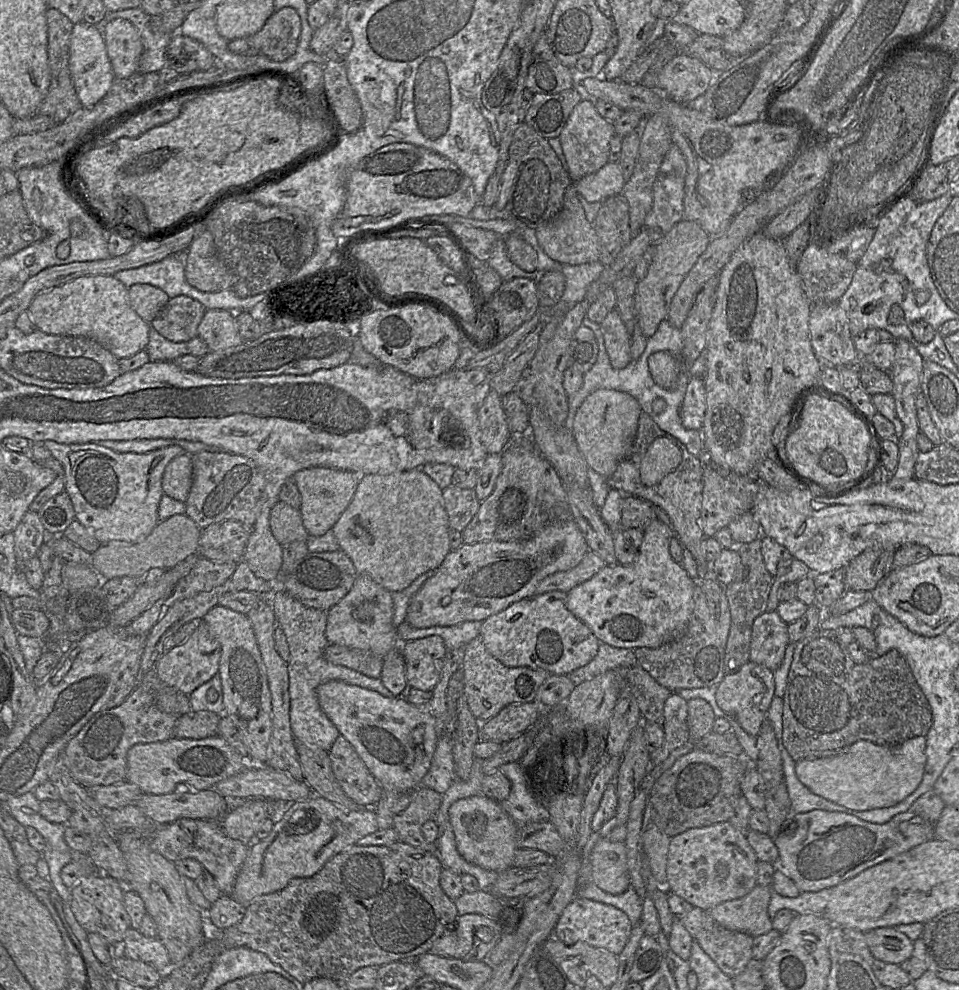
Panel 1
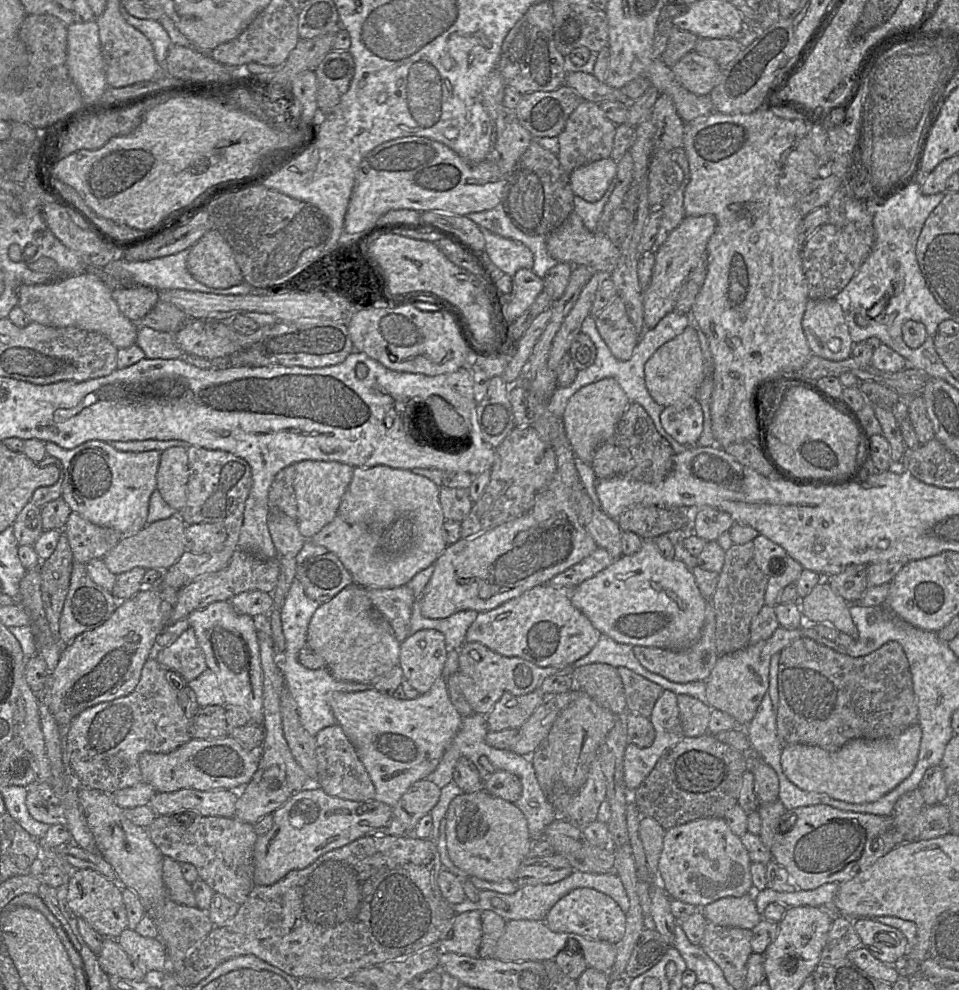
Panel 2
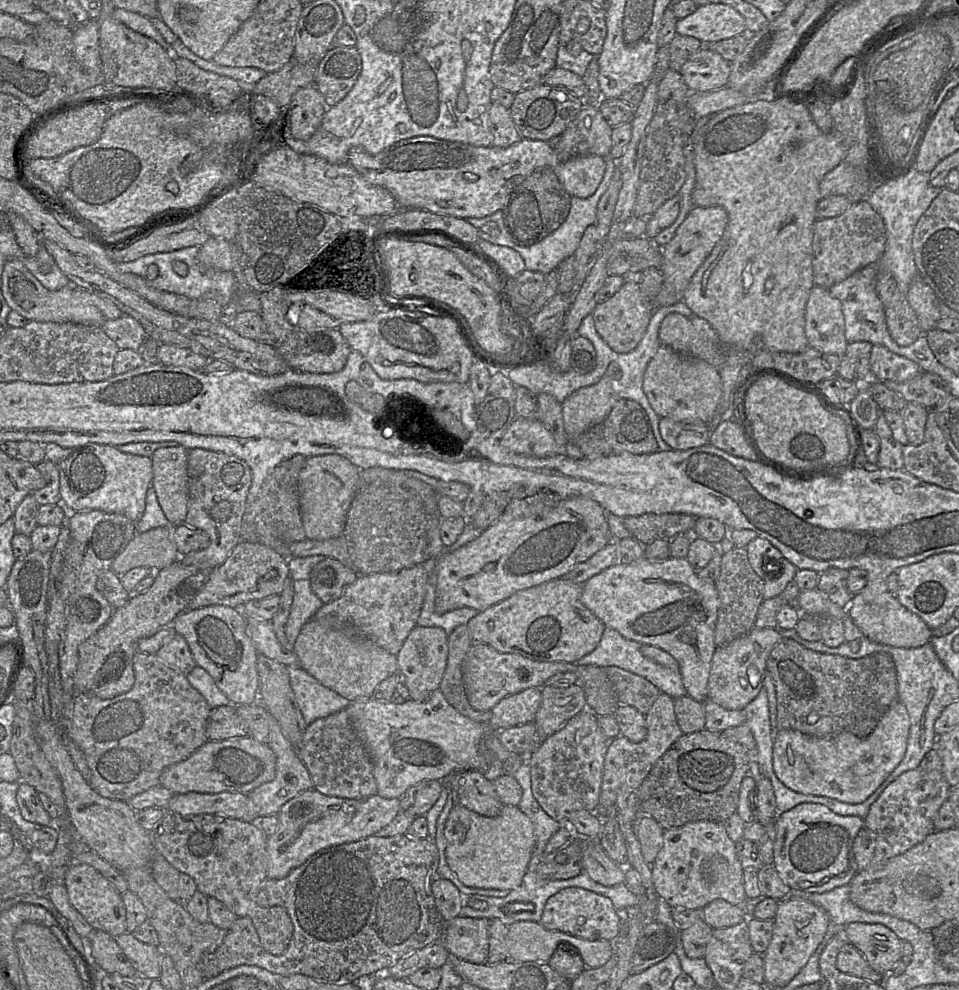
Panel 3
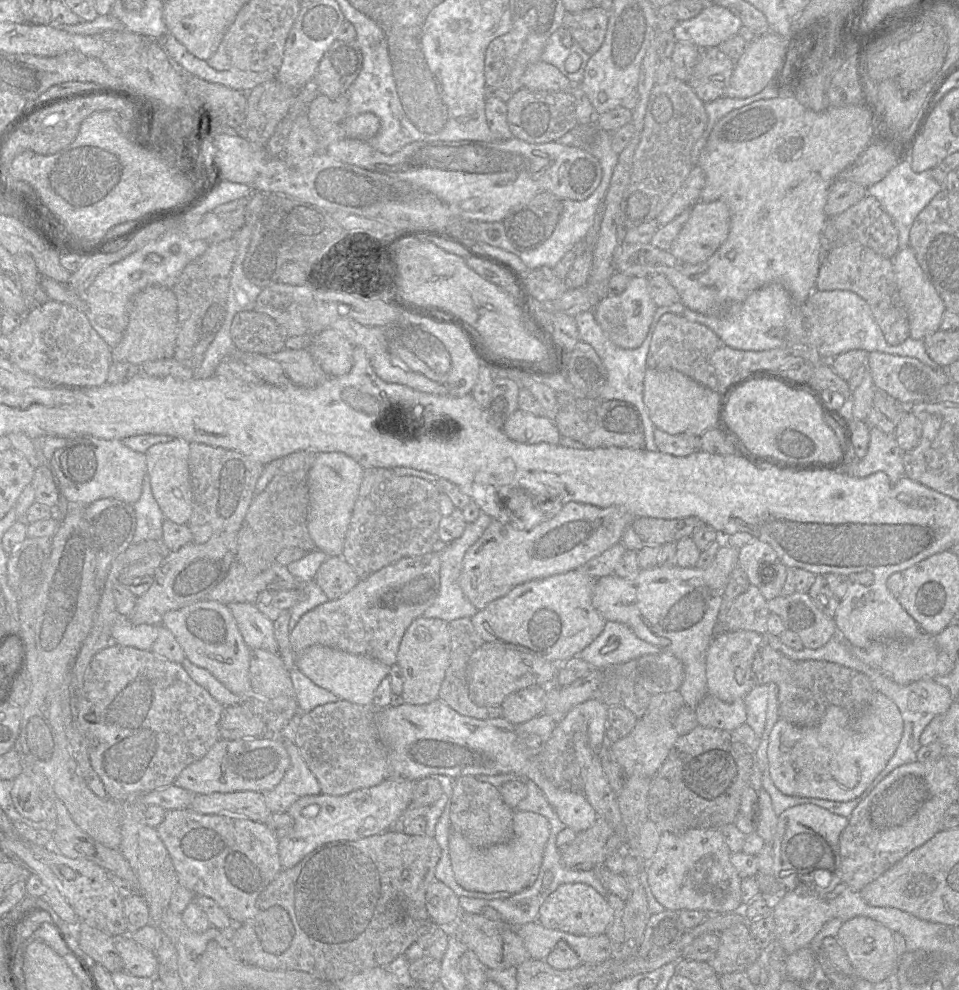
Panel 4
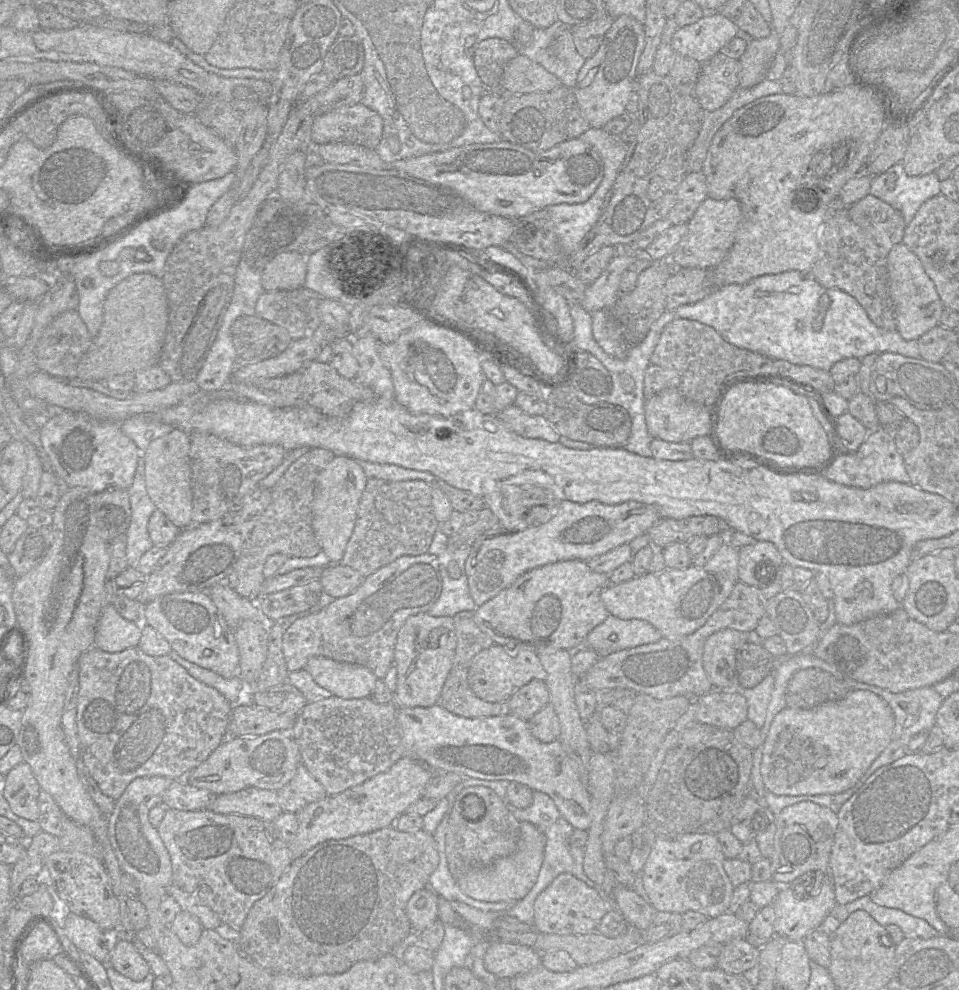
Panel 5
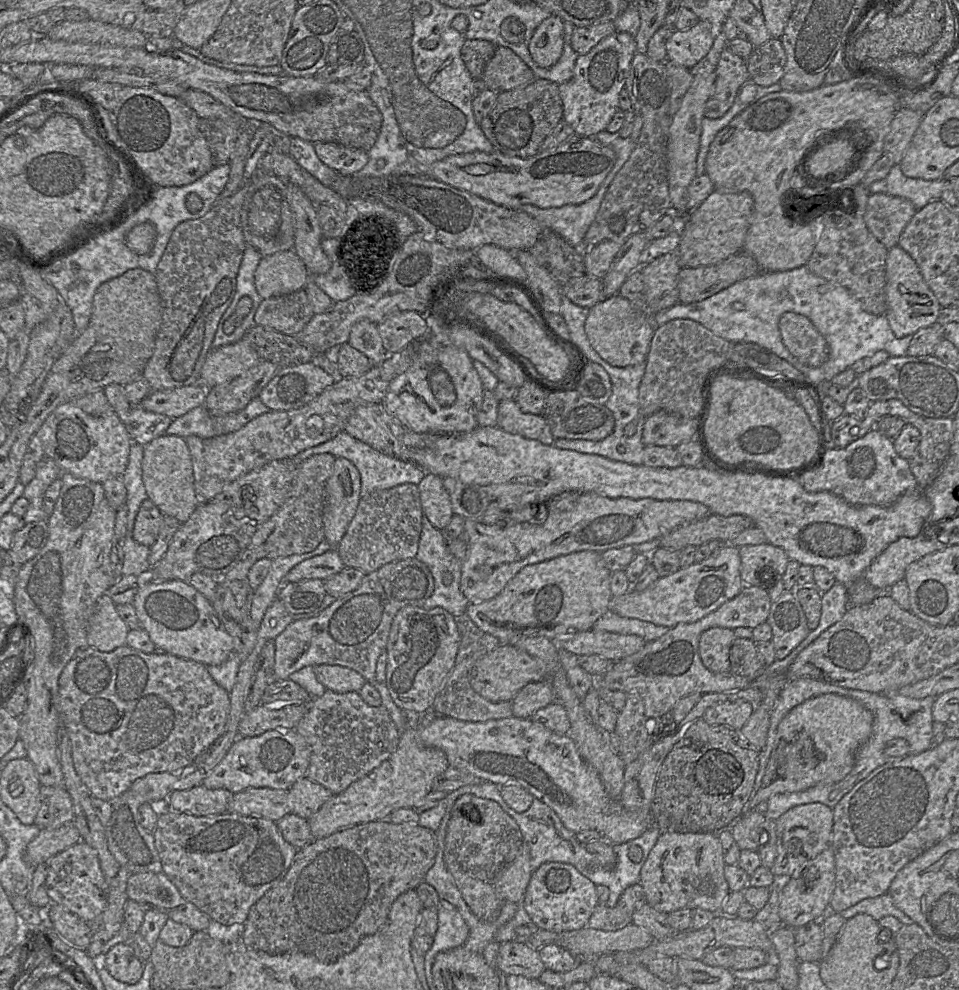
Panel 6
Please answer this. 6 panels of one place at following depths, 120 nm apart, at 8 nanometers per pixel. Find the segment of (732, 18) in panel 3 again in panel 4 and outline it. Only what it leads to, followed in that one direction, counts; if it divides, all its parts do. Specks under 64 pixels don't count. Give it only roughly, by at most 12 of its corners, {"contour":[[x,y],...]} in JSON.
{"contour":[[721,6],[678,22],[677,42],[718,47],[738,34],[741,19]]}

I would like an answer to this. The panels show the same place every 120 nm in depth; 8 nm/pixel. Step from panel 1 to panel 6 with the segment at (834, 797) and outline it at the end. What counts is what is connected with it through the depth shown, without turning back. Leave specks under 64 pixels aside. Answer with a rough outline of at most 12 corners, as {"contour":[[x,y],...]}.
{"contour":[[821,695],[777,727],[761,785],[774,794],[841,781],[871,735],[858,701]]}

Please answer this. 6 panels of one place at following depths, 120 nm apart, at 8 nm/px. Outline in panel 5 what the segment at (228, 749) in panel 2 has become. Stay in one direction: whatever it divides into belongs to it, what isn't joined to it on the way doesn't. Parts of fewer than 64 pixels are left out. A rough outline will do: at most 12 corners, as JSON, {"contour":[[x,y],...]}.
{"contour":[[289,732],[229,737],[184,781],[215,796],[278,791],[301,764]]}

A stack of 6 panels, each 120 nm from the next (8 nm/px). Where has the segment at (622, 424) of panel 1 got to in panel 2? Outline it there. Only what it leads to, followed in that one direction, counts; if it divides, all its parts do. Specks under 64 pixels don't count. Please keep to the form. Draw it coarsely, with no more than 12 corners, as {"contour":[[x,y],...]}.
{"contour":[[614,378],[579,389],[562,422],[591,464],[630,400]]}

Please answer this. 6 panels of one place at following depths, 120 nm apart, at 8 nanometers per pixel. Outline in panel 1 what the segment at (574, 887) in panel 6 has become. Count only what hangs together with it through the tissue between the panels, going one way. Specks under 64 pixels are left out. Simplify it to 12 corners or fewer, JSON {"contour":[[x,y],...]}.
{"contour":[[576,896],[553,936],[618,956],[632,924],[623,911]]}

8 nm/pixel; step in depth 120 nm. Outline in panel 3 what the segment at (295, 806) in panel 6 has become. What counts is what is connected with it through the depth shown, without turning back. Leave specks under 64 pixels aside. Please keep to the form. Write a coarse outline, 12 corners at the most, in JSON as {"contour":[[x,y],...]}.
{"contour":[[269,717],[275,777],[248,794],[260,818],[313,788],[310,773]]}

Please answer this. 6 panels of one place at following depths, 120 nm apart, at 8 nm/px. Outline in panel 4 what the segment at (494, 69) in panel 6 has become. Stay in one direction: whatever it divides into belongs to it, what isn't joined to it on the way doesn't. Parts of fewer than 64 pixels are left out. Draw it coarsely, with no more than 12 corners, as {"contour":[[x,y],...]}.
{"contour":[[538,61],[526,69],[526,89],[573,91],[556,66]]}

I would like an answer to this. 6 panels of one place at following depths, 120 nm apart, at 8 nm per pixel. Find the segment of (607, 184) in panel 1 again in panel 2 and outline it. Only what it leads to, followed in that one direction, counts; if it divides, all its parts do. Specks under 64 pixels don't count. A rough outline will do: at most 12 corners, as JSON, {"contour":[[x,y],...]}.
{"contour":[[599,160],[572,171],[574,196],[595,203],[616,173],[614,160]]}

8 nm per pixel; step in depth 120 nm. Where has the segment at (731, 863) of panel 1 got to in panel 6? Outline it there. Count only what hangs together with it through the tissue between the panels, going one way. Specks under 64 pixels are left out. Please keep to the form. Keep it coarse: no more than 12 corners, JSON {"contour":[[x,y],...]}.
{"contour":[[662,832],[640,872],[664,913],[720,913],[716,833]]}

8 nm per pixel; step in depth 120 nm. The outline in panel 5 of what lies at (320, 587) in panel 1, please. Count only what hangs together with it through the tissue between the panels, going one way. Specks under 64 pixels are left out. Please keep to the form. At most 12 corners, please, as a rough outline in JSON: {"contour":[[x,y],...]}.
{"contour":[[340,562],[326,566],[319,580],[335,599],[352,593],[363,578]]}

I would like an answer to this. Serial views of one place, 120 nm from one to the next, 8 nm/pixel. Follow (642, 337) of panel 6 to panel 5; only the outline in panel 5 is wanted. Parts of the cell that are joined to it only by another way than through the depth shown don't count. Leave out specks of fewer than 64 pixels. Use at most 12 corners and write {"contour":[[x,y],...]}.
{"contour":[[607,310],[592,312],[592,333],[608,355],[625,359],[630,346]]}

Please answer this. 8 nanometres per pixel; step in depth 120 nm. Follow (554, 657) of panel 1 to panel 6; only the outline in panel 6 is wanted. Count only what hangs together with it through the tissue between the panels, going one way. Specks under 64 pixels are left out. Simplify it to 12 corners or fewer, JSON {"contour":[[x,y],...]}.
{"contour":[[583,550],[523,567],[466,614],[500,643],[556,641],[610,609]]}

